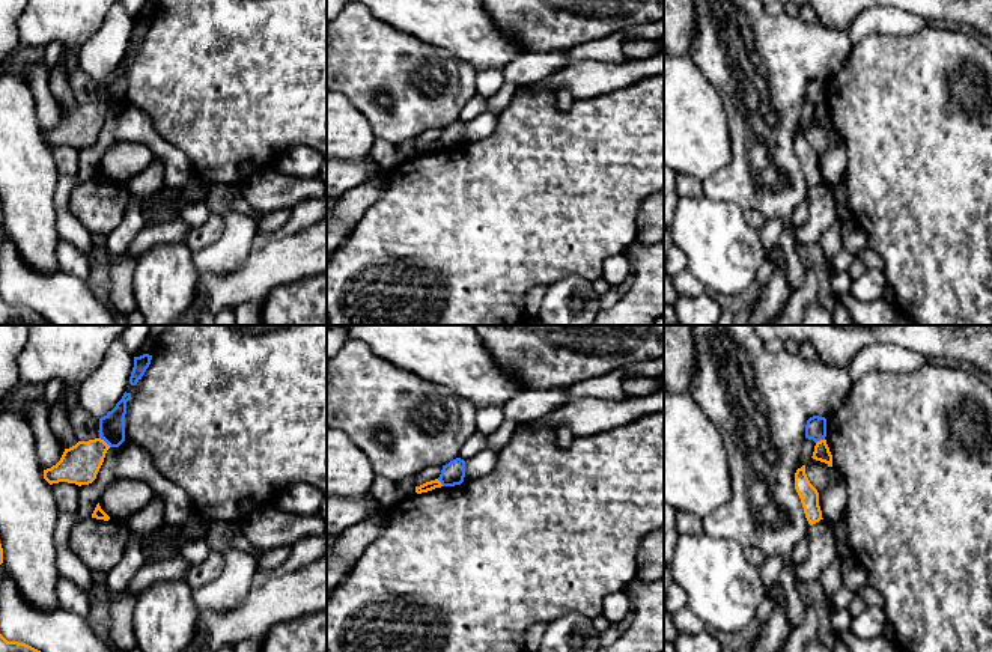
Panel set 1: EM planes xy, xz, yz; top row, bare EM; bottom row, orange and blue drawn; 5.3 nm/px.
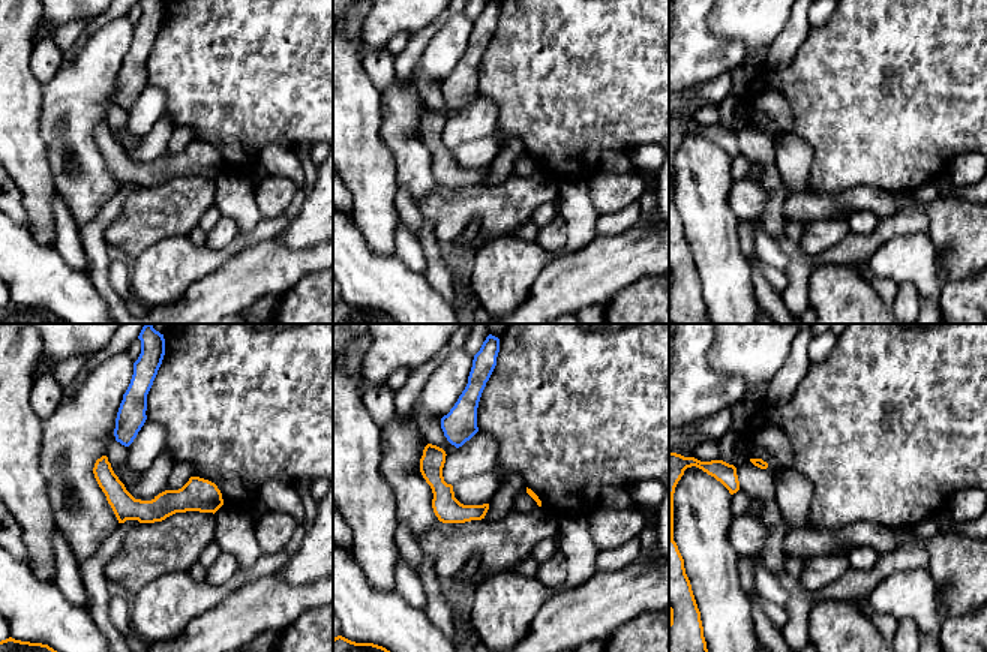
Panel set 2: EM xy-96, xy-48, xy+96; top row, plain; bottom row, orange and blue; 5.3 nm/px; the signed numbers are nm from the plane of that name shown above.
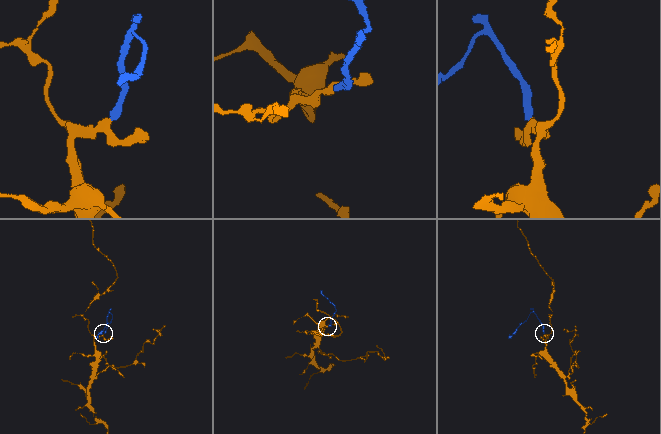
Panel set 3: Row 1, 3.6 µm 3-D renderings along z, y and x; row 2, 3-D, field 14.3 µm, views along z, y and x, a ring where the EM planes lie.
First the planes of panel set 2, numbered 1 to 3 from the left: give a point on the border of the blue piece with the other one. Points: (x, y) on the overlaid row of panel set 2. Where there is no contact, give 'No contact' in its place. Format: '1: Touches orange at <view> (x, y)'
1: No contact
2: No contact
3: No contact

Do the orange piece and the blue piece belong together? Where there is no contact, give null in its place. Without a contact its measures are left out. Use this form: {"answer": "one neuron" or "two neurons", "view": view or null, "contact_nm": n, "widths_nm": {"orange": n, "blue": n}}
{"answer": "two neurons", "view": "xy", "contact_nm": 80, "widths_nm": {"orange": 200, "blue": 140}}

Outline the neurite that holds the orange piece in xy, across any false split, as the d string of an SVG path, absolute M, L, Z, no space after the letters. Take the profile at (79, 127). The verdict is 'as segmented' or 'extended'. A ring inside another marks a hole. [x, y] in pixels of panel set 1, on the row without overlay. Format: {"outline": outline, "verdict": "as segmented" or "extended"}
{"outline": "M101 101L78 104L65 111L56 128L44 133L44 142L50 148L59 145L89 148L96 142L108 111L110 108Z", "verdict": "as segmented"}

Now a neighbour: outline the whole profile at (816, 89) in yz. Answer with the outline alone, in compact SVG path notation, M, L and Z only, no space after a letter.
M819 78L810 80L805 87L805 101L817 105L820 102L825 102L825 99L826 99L826 81Z

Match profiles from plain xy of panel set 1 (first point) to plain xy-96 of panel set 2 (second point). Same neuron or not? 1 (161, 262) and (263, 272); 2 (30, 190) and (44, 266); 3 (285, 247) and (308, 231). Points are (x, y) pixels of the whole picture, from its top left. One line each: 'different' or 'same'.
1: different
2: different
3: different

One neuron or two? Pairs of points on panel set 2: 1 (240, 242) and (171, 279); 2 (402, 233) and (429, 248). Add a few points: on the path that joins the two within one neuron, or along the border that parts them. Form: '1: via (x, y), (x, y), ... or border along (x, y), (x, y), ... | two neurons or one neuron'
1: via (224, 255), (188, 263) | one neuron
2: border along (416, 237), (426, 261), (425, 273) | two neurons

